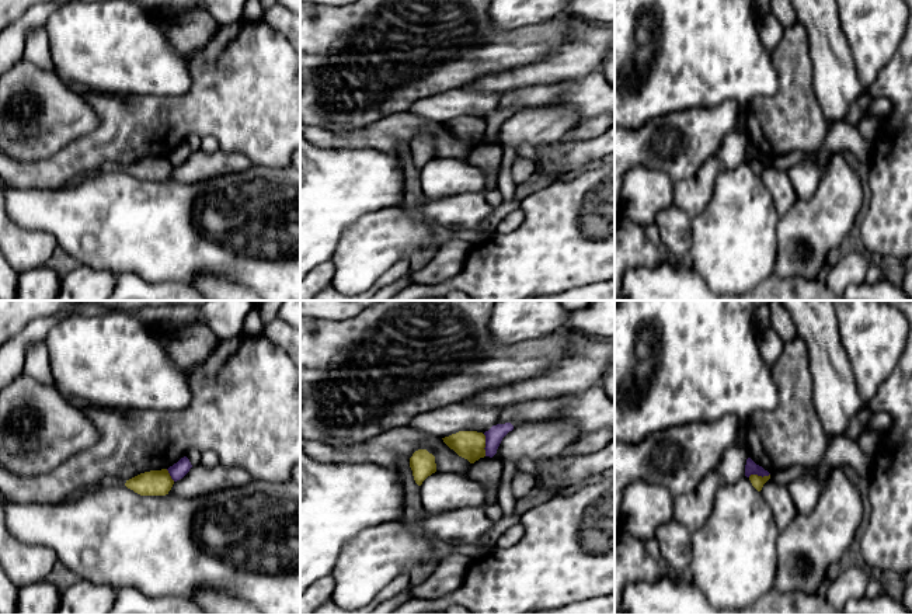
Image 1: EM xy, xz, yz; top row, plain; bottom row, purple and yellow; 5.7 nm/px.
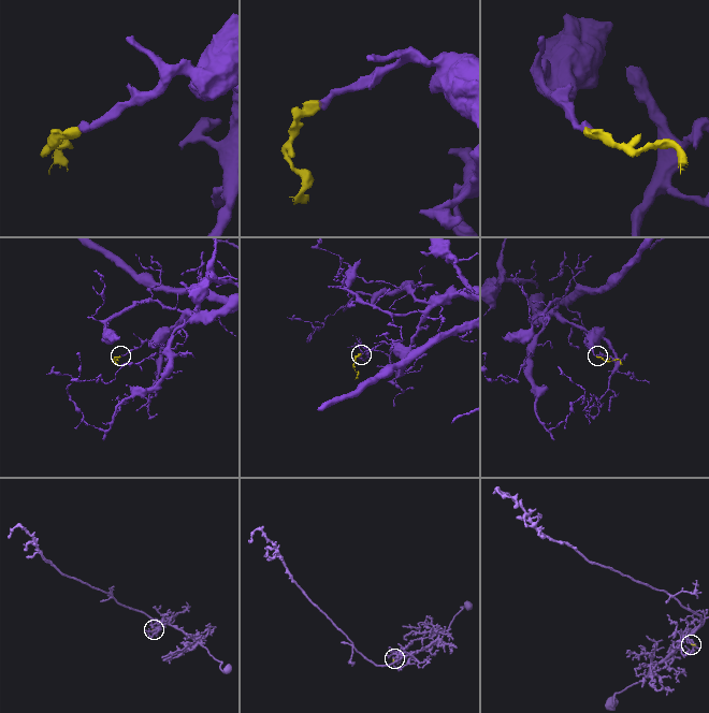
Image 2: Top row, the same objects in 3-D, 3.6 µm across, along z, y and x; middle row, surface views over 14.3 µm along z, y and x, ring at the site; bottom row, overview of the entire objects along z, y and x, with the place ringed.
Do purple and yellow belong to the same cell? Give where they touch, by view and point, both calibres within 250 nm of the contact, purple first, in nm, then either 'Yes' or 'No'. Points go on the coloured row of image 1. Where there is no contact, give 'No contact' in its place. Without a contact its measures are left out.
Touches purple at xz (486, 445). Thickness 100 nm (purple) against 160 nm. No

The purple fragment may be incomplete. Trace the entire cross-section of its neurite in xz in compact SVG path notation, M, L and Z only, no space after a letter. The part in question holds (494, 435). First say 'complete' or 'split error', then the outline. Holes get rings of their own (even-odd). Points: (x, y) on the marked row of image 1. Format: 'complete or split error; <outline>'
complete; M511 423L492 425L485 435L485 456L492 458L497 454L497 449L502 441L502 438L514 430Z

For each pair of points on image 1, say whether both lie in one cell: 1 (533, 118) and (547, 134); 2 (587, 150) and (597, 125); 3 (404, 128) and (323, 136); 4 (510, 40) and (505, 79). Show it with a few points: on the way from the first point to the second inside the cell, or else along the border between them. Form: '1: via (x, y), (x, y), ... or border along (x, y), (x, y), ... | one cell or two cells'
1: via (536, 122), (543, 129) | one cell
2: border along (599, 135), (585, 141), (560, 142) | two cells
3: via (385, 135), (343, 139) | one cell
4: border along (539, 62), (490, 73), (476, 80) | two cells

